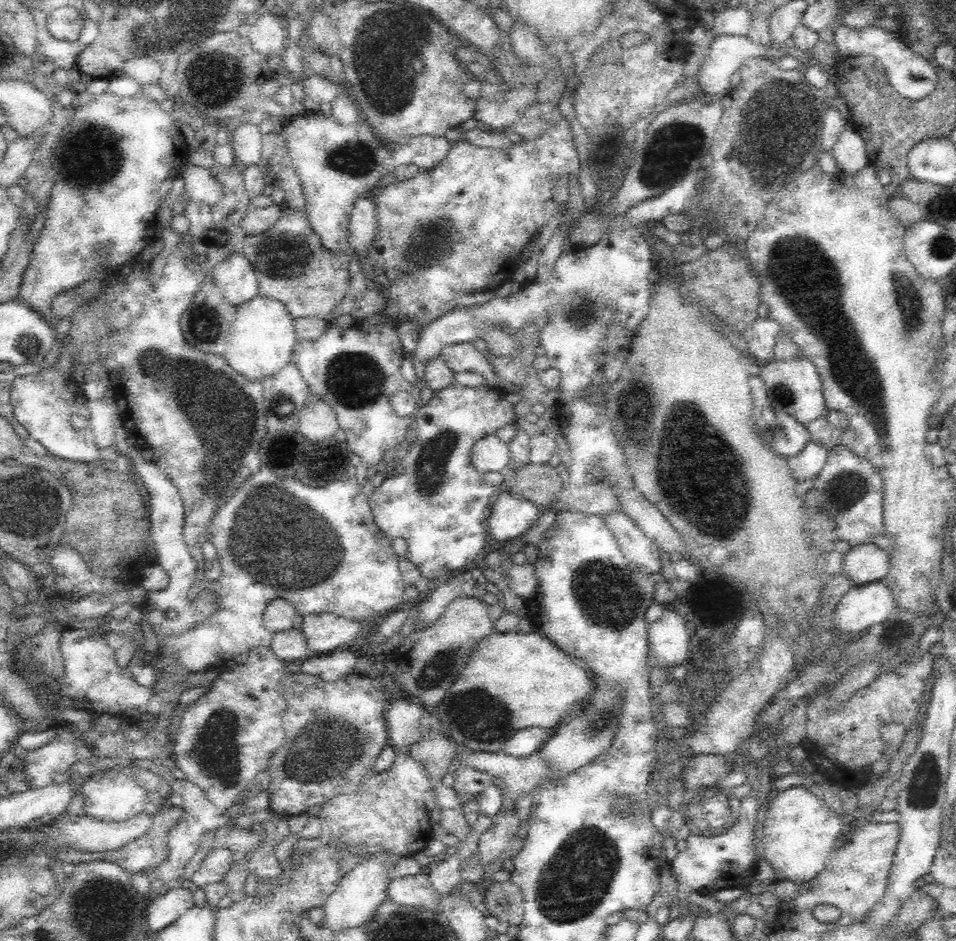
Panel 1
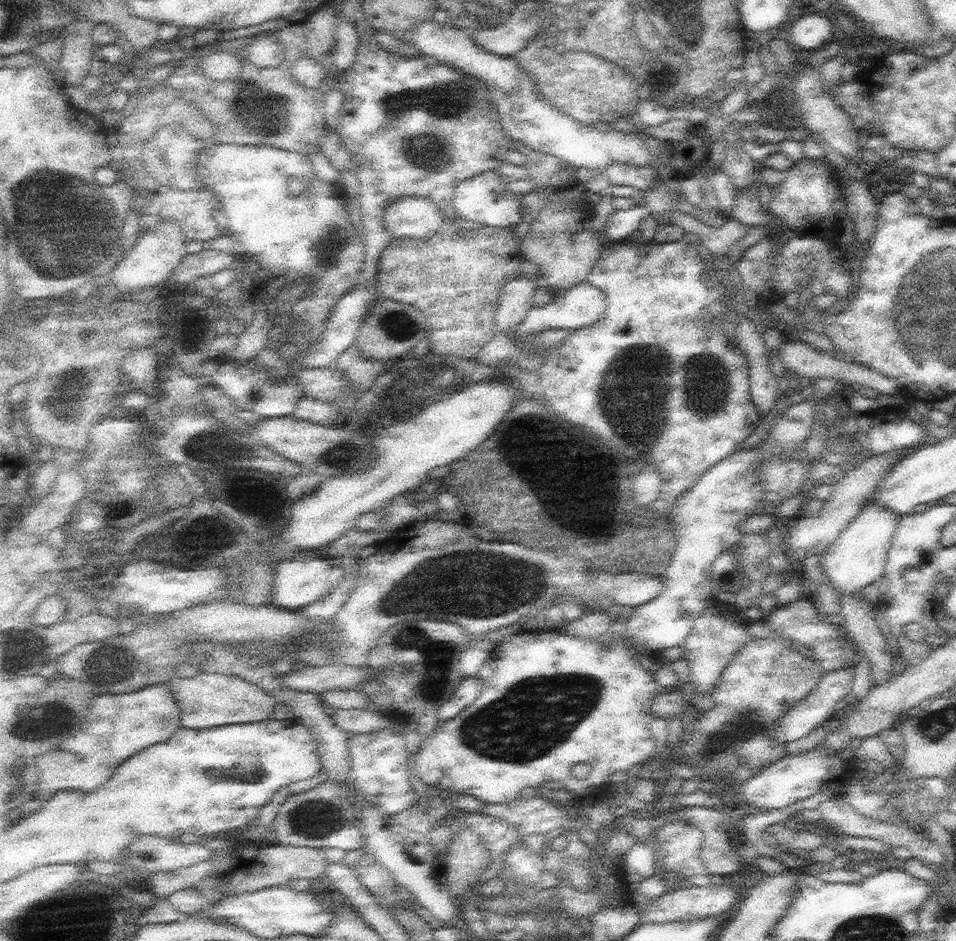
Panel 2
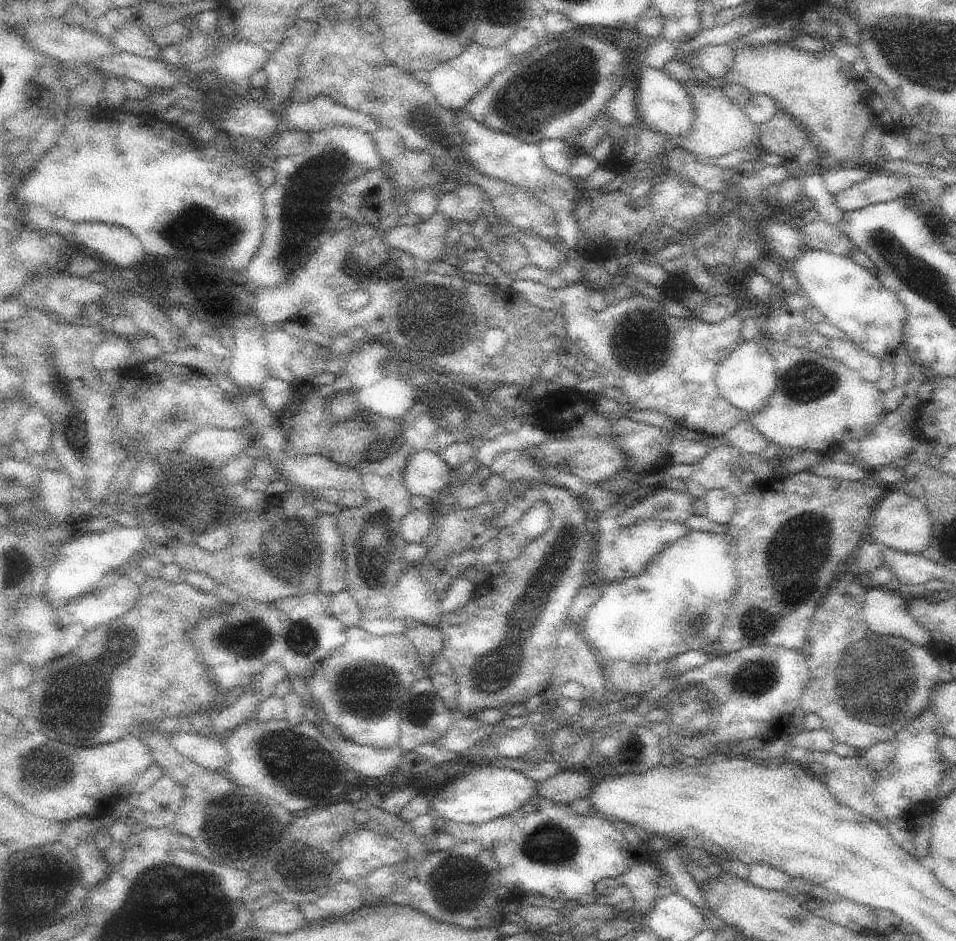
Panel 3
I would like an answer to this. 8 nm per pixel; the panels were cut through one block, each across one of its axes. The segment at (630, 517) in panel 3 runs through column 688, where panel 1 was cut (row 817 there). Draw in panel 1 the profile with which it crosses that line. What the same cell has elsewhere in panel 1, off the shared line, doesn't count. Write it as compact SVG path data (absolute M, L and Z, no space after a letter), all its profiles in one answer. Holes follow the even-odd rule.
M500 810L492 817L492 825L481 834L476 854L482 866L492 864L504 850L504 846L516 836L520 829L517 810Z

